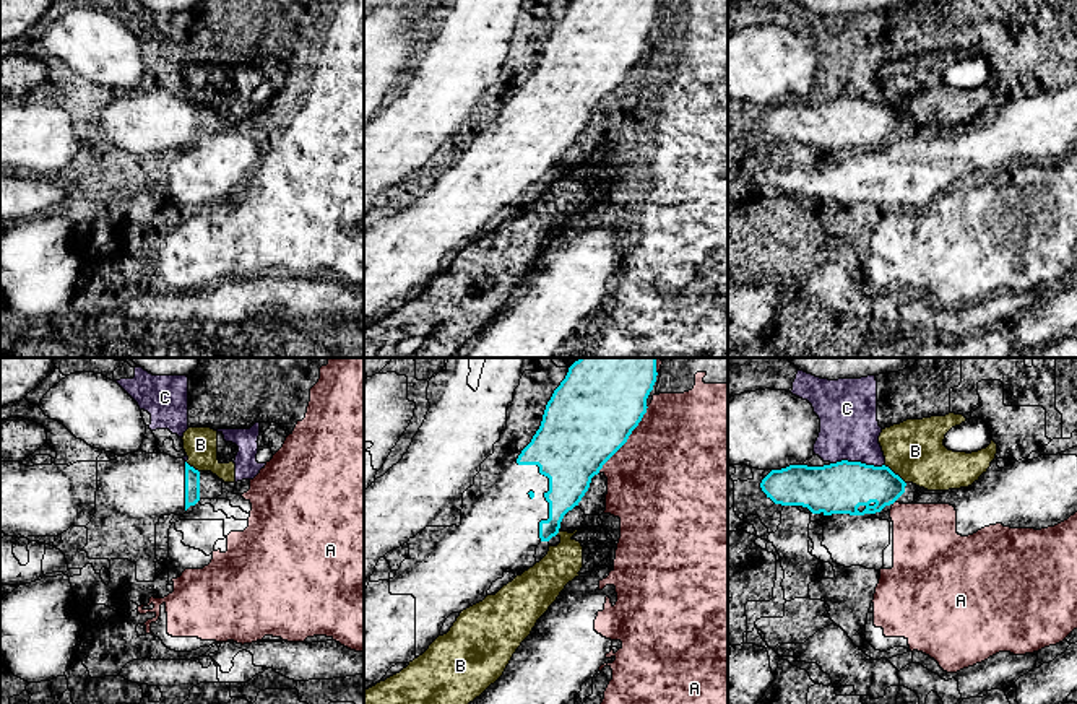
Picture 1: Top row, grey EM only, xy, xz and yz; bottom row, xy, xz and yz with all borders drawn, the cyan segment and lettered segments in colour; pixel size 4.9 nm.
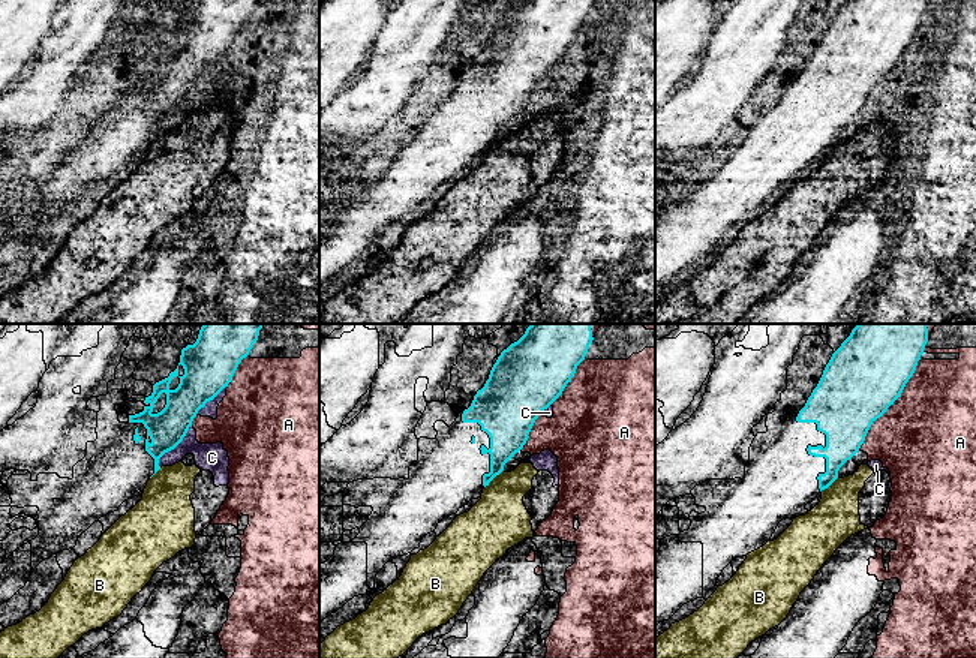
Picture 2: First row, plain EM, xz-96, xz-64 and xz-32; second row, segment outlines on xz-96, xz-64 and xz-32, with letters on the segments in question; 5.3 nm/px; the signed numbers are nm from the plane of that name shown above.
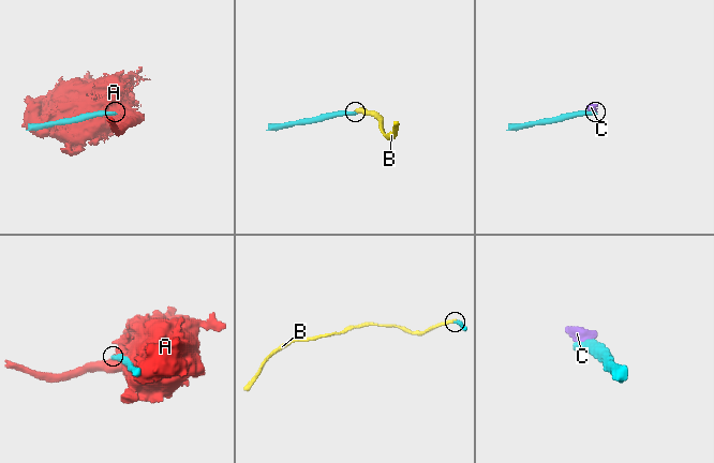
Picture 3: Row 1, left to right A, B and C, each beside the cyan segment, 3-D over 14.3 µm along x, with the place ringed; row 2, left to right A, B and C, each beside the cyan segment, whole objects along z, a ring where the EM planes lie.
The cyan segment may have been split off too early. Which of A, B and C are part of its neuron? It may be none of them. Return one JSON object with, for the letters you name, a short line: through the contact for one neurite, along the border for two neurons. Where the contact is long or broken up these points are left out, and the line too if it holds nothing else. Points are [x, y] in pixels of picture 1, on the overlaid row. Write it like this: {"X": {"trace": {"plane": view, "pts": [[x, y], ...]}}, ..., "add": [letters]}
{"add": []}

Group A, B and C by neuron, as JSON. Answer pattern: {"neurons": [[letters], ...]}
{"neurons": [["A"], ["B", "C"]]}

